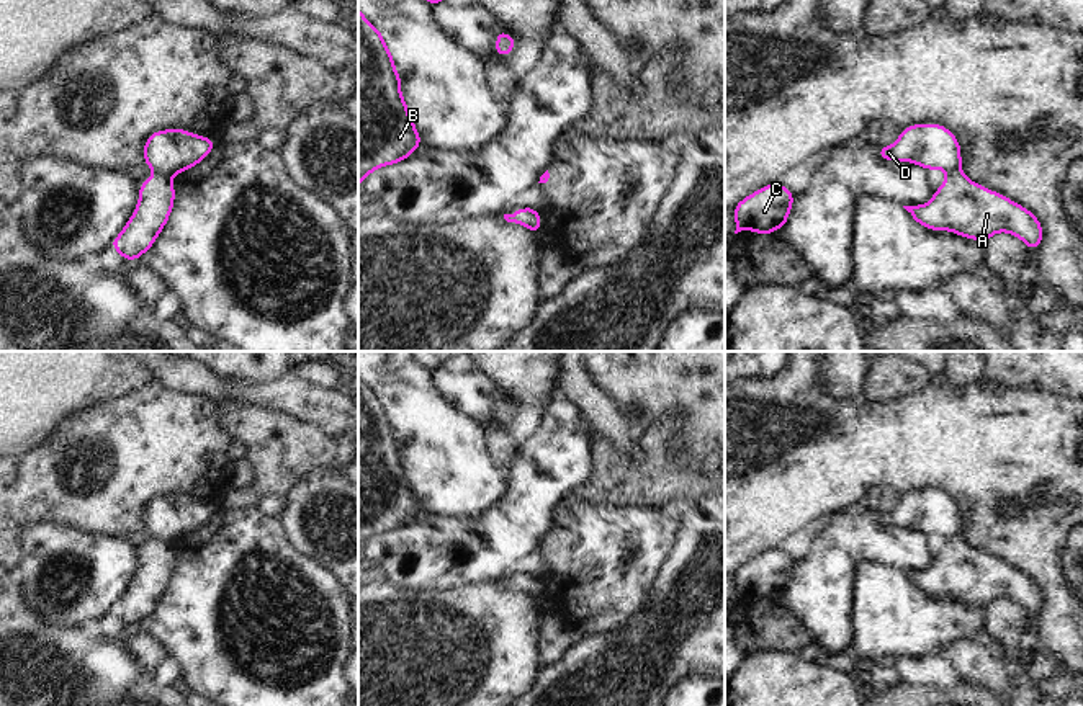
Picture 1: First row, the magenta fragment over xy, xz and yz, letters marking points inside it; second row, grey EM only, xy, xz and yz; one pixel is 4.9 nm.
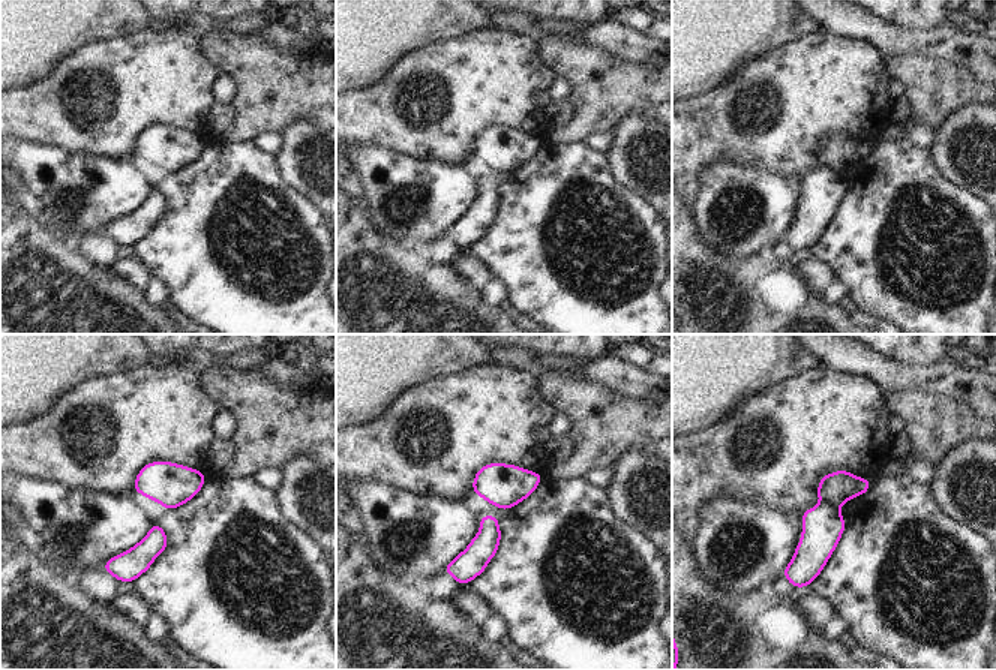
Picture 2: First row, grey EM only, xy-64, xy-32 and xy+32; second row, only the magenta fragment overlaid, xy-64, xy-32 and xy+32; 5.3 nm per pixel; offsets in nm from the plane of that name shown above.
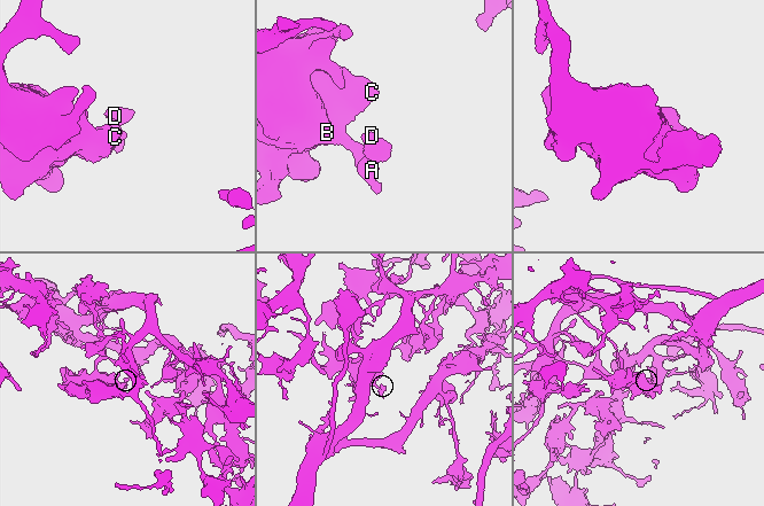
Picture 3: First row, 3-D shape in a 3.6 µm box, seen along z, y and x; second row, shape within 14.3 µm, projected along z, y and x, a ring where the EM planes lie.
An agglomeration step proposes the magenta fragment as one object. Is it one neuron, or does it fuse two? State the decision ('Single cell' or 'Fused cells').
Fused cells

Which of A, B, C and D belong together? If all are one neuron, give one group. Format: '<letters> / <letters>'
A B C / D

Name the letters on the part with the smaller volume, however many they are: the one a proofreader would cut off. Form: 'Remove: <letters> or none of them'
Remove: D

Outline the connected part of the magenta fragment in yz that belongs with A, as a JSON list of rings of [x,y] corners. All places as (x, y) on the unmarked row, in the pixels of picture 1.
[[[962,536],[949,541],[928,570],[903,574],[919,592],[983,610],[996,598],[1009,598],[1034,616],[1044,605],[1042,592],[1029,575],[970,547]]]

